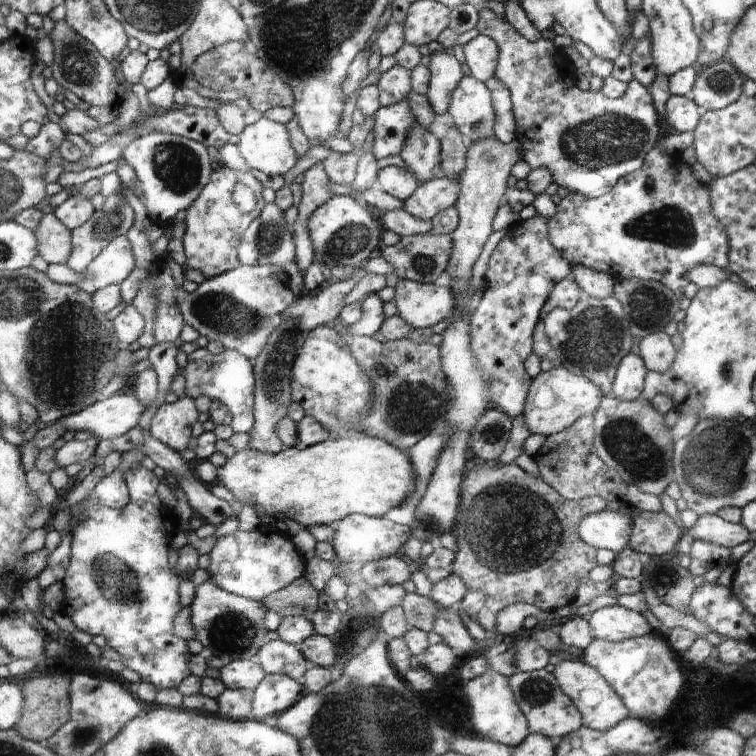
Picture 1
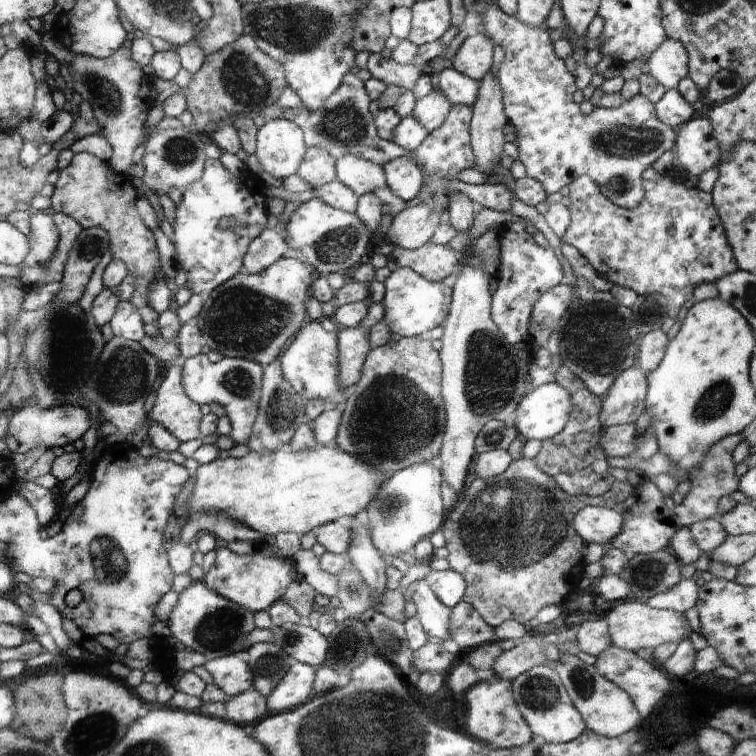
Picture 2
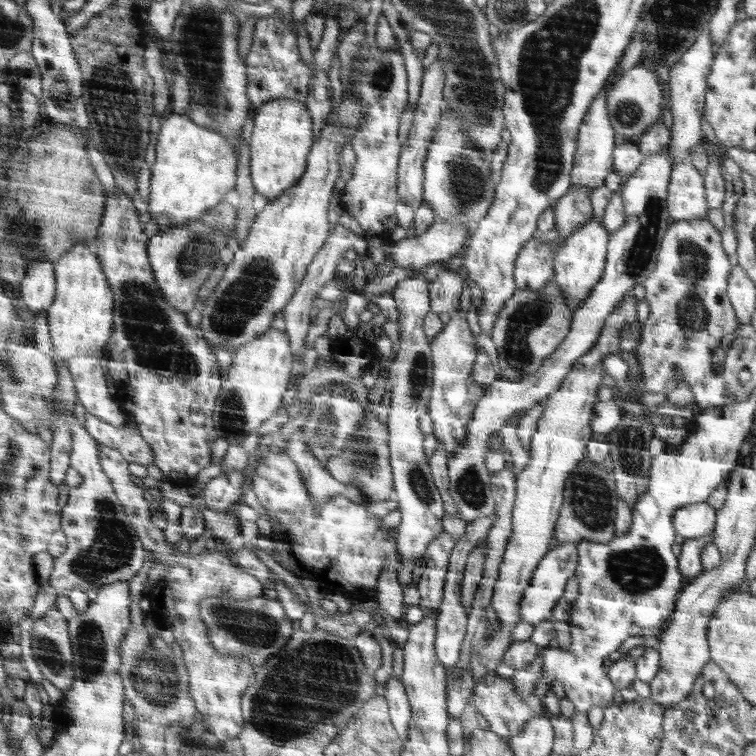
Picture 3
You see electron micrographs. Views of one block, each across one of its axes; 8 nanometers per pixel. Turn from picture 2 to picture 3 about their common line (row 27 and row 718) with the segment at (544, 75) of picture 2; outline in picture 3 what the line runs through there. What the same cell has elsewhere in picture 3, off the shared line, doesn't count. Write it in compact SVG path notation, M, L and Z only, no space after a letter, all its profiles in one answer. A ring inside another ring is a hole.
M490 671L484 676L482 682L476 684L474 690L474 704L476 710L486 718L490 730L502 737L516 736L527 728L528 721L534 717L544 718L544 704L536 696L520 696L515 694L515 683L498 676L495 671Z

